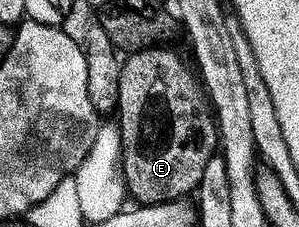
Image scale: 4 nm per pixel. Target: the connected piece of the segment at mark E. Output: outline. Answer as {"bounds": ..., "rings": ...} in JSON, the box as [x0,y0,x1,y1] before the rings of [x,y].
{"bounds":[117,45,221,205],"rings":[[[152,45],[144,51],[135,54],[128,54],[119,72],[119,105],[117,116],[119,115],[119,131],[121,136],[121,170],[127,184],[127,190],[132,200],[136,199],[139,205],[158,205],[182,200],[187,194],[198,192],[202,185],[202,177],[205,175],[206,166],[211,158],[217,155],[221,147],[219,128],[214,114],[209,113],[209,103],[205,97],[205,88],[200,76],[193,70],[192,64],[187,63],[175,51],[166,51],[162,45]]]}

